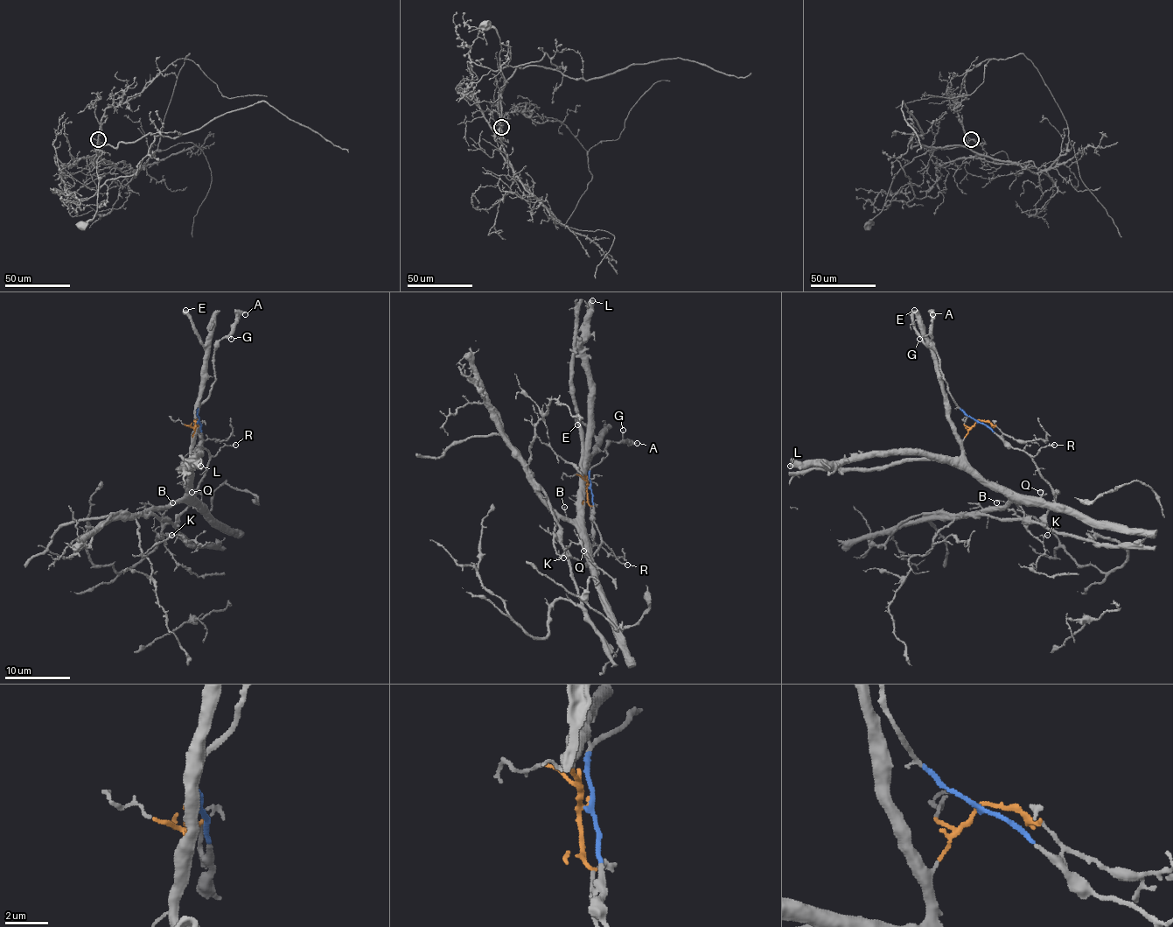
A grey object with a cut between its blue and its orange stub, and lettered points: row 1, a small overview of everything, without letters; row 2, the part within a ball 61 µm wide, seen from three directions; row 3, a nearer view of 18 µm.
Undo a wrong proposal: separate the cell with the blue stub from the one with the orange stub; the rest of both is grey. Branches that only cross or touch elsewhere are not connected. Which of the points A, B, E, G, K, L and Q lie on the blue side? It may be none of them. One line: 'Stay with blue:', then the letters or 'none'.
Stay with blue: A, G

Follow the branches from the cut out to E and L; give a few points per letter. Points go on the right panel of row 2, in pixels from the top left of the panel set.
E: (977, 421), (962, 439), (949, 417), (949, 400), (939, 363), (914, 326), (914, 309)
L: (977, 421), (957, 458), (870, 456), (829, 466), (789, 466)

